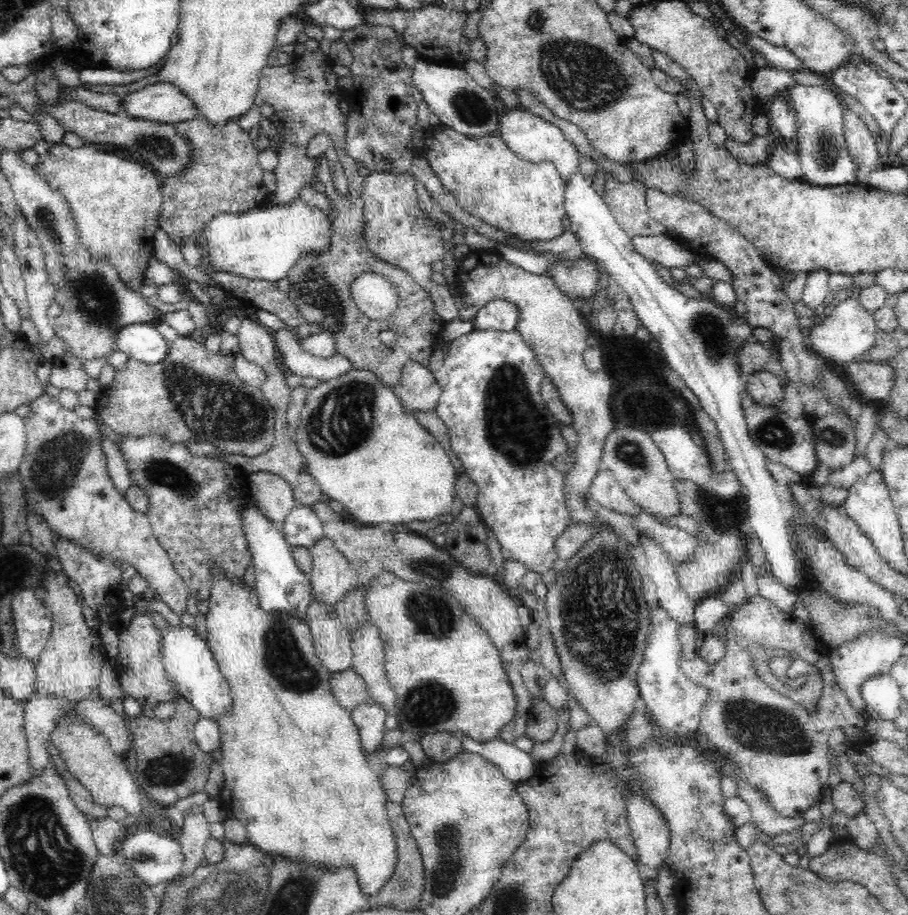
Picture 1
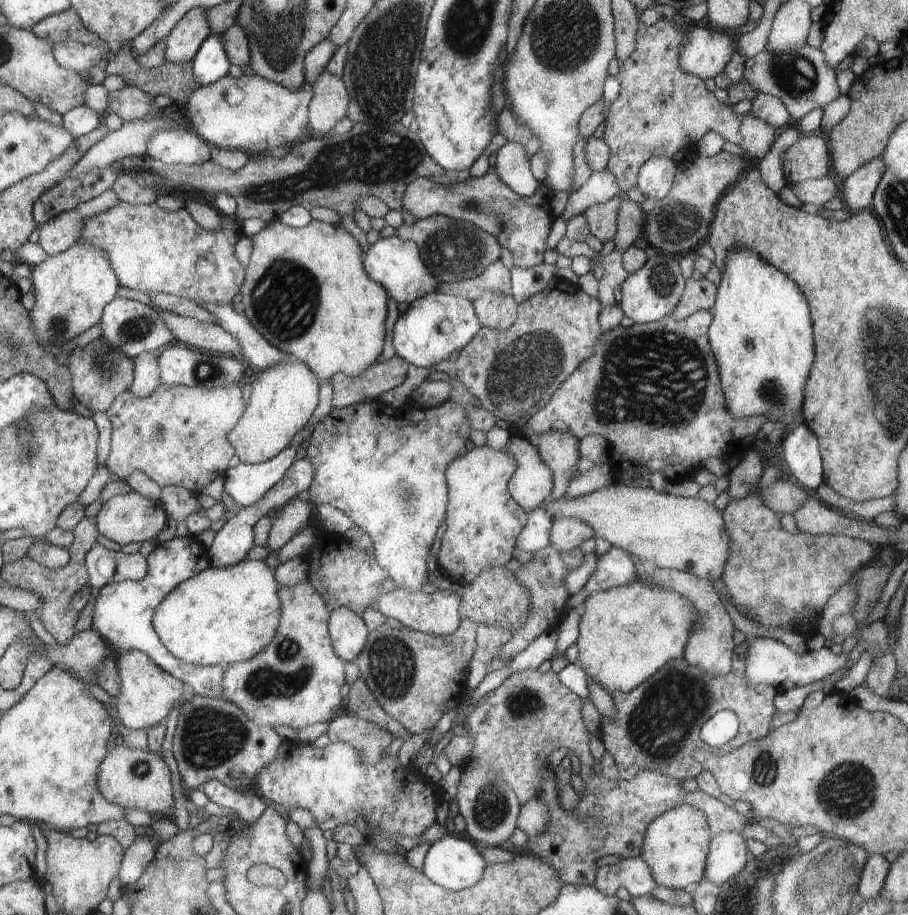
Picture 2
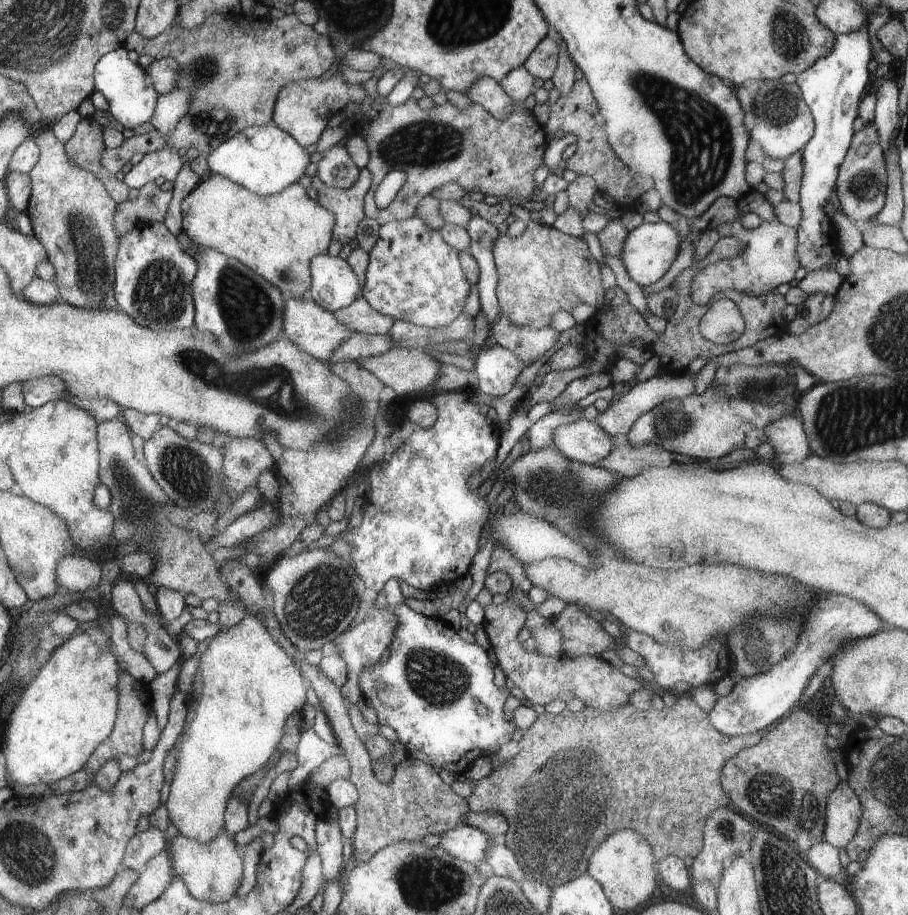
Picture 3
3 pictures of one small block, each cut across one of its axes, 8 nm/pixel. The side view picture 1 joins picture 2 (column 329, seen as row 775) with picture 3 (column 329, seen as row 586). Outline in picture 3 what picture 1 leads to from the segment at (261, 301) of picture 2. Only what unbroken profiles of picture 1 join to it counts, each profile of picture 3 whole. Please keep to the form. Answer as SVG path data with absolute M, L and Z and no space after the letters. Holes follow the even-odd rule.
M211 176L195 186L181 202L181 228L197 246L215 248L227 258L243 262L255 274L279 288L289 300L301 300L311 288L311 260L315 256L325 256L331 242L331 226L335 226L335 216L327 208L321 208L321 204L309 200L301 184L291 184L277 196L259 196L225 176Z

